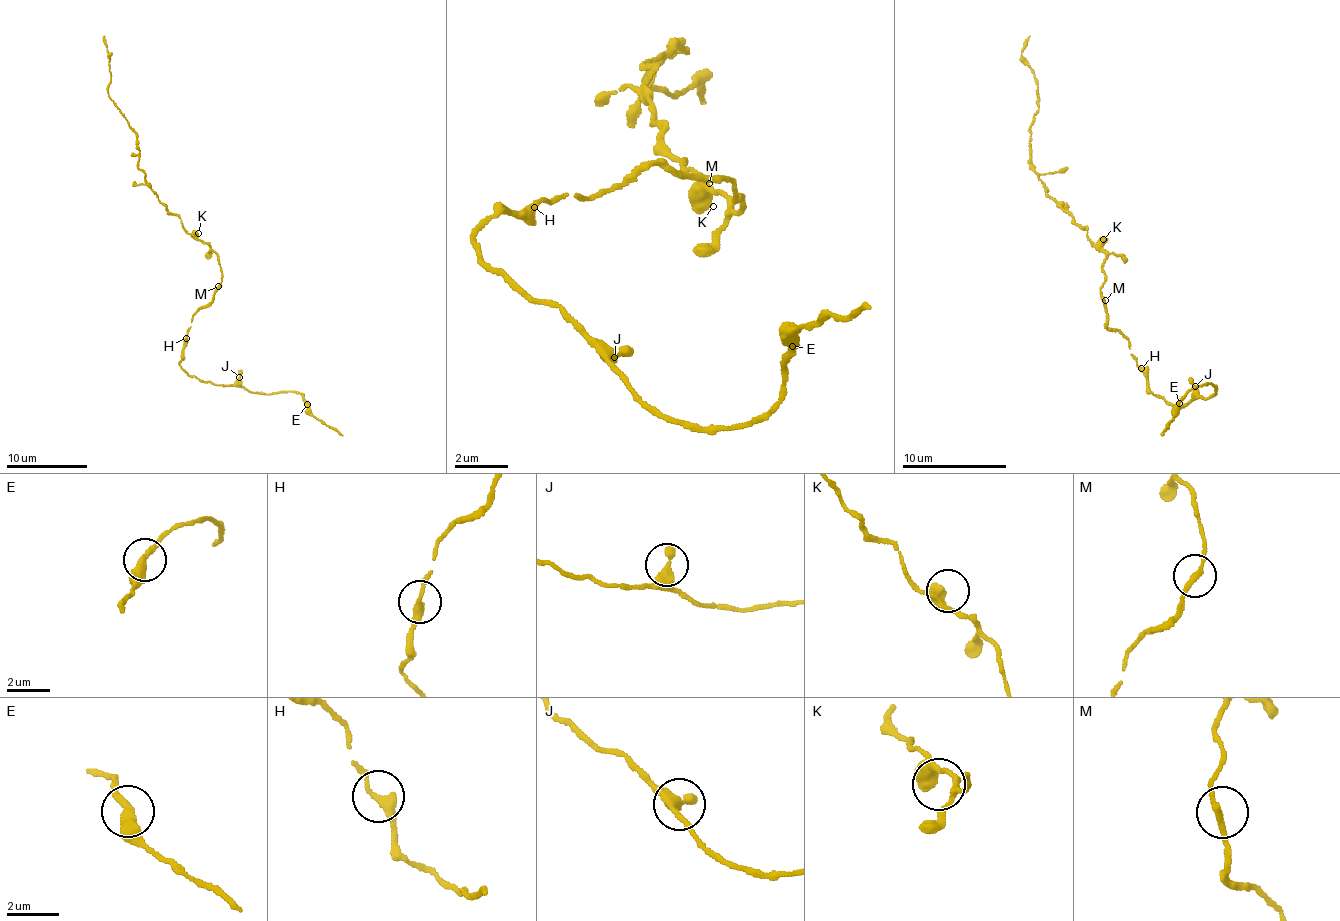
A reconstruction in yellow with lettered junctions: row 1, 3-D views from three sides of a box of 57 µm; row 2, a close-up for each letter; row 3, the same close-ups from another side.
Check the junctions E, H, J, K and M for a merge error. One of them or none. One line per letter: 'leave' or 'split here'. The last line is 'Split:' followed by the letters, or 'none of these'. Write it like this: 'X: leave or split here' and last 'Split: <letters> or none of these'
E: leave
H: leave
J: leave
K: leave
M: leave
Split: none of these

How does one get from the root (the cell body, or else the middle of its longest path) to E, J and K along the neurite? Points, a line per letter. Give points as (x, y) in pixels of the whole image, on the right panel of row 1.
E: (1102, 302), (1108, 327), (1128, 341), (1155, 395), (1176, 408), (1215, 388), (1207, 382), (1178, 404)
J: (1102, 302), (1108, 327), (1128, 341), (1132, 357), (1145, 374), (1149, 389), (1176, 408), (1189, 402), (1195, 386)
K: (1102, 302), (1103, 260), (1107, 256), (1099, 248), (1103, 239)

